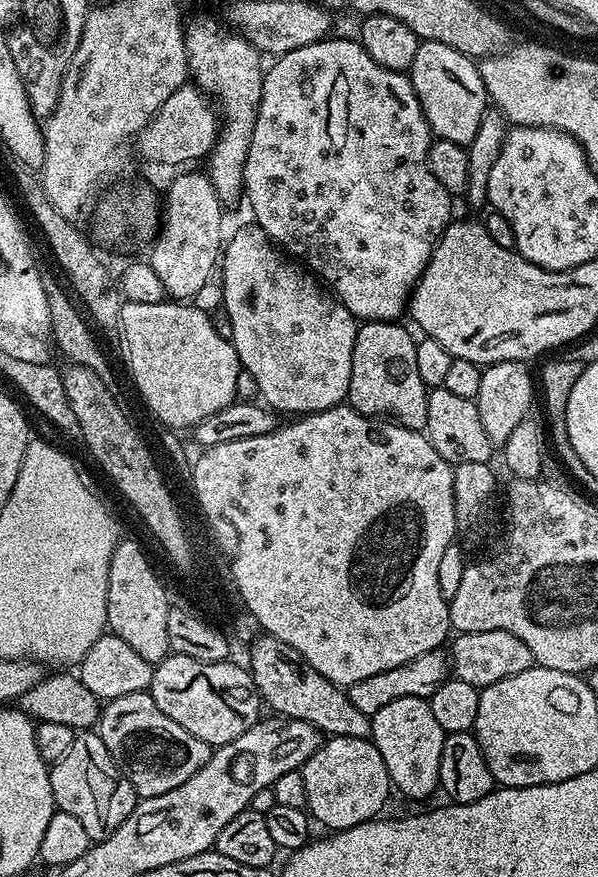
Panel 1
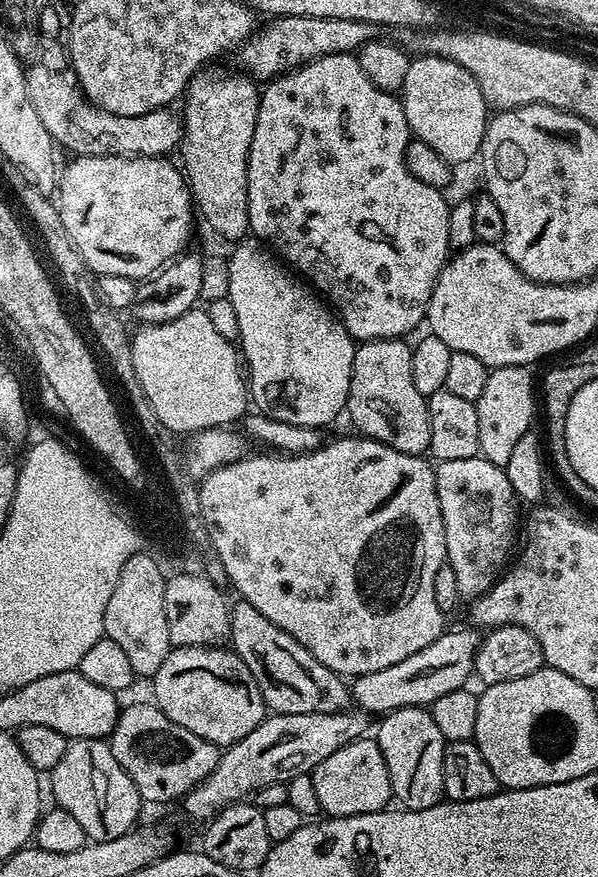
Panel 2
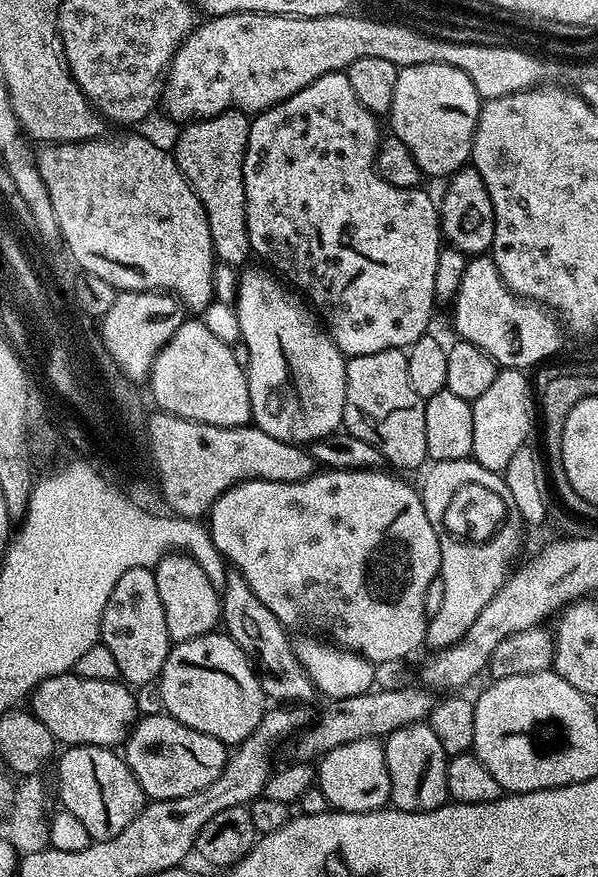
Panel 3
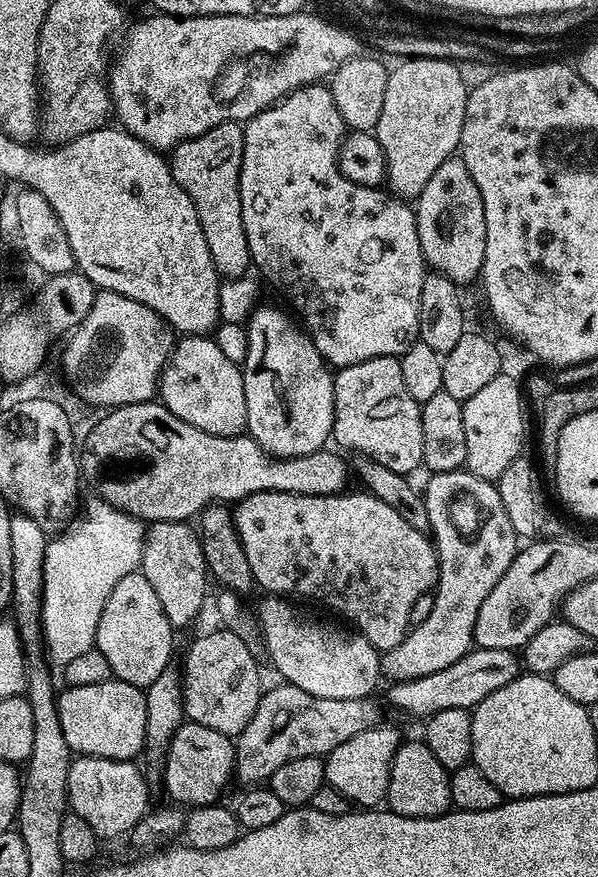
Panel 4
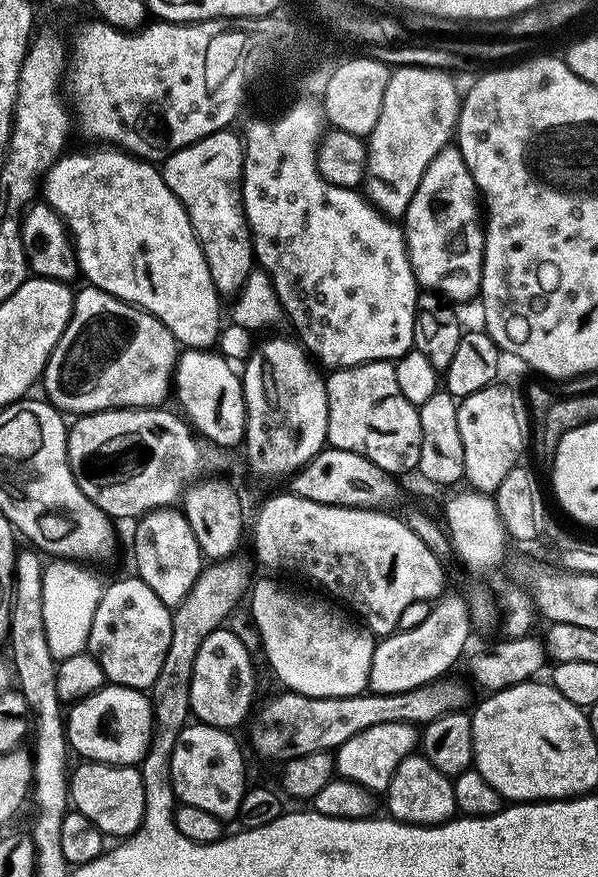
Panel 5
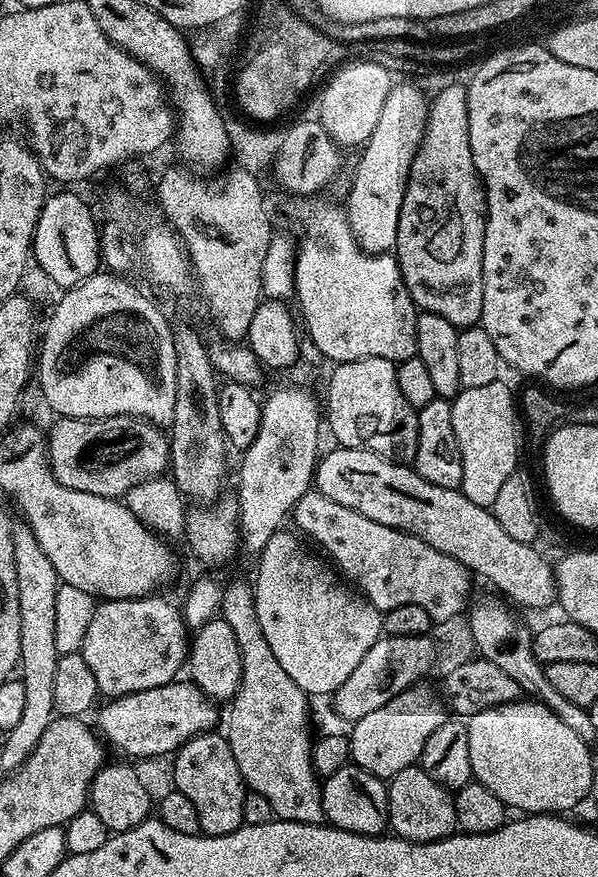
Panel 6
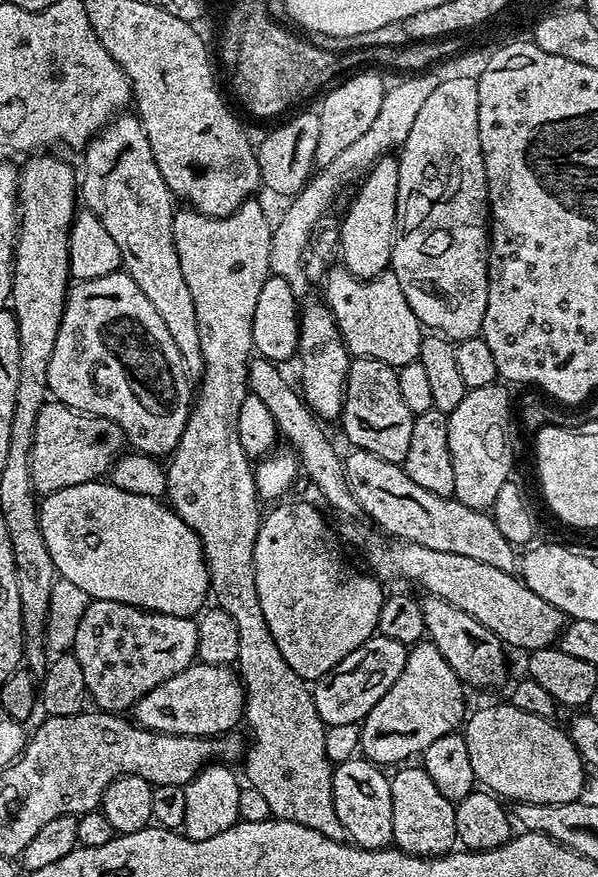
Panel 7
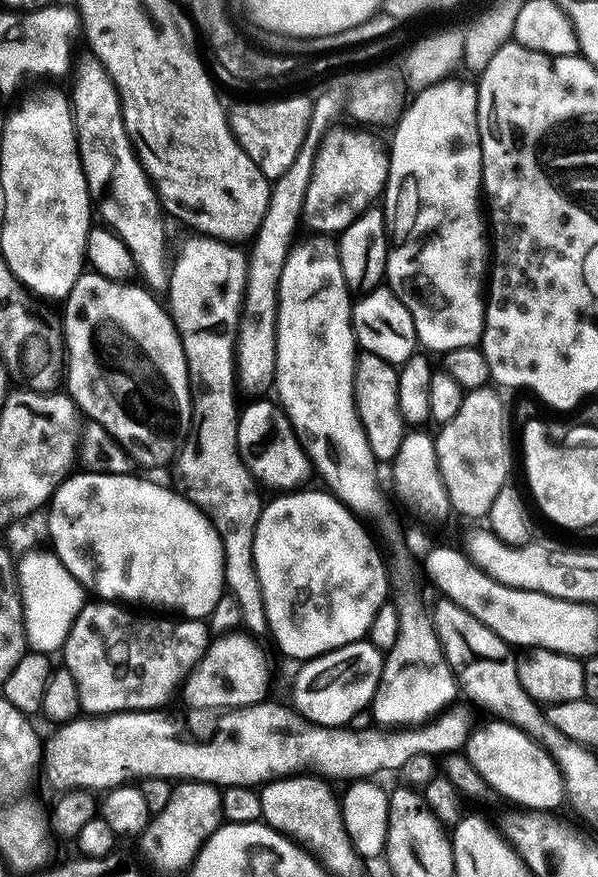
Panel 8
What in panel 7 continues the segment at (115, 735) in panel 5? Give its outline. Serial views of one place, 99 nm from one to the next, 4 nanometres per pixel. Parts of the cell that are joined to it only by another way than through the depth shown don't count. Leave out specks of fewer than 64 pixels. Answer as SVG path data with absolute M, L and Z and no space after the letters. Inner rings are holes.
M192 663L186 670L174 674L162 686L154 686L150 694L146 694L134 706L135 723L141 728L148 728L152 732L161 732L171 736L206 736L215 738L226 732L231 732L239 725L244 711L244 686L239 675L231 667L222 664Z

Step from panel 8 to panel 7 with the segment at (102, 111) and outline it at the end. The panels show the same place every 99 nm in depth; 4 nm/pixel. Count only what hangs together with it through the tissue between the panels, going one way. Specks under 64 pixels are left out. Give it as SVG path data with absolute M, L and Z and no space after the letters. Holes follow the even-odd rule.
M120 114L115 117L103 130L96 133L91 140L88 141L86 147L83 149L84 155L84 176L82 172L82 179L78 184L78 192L82 197L82 204L89 212L93 212L98 218L98 222L102 226L106 226L106 234L110 234L110 238L114 238L114 242L120 247L120 262L123 271L128 273L128 276L138 286L138 290L142 290L142 294L146 294L146 298L150 298L150 306L154 306L154 310L158 310L158 318L162 318L162 322L166 322L166 330L170 330L170 338L174 338L174 346L178 346L180 357L184 363L185 373L189 377L199 377L200 373L204 370L204 359L200 350L200 343L198 342L198 328L197 318L194 314L194 302L190 298L190 294L186 290L186 282L182 278L182 266L178 262L178 254L174 246L174 234L172 233L172 217L174 215L174 194L169 191L166 182L162 178L158 166L154 162L154 156L150 150L150 144L146 138L146 134L142 130L139 119L135 115Z

